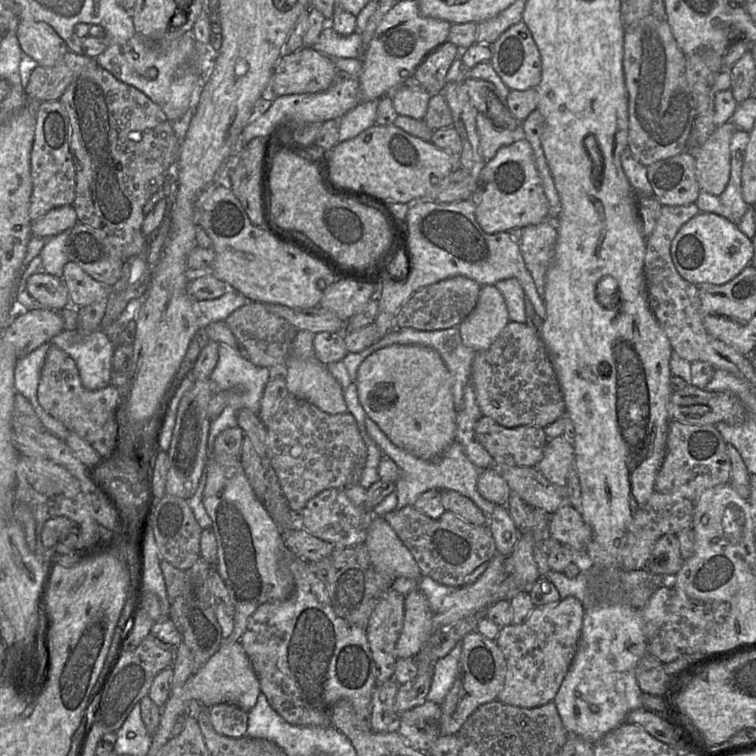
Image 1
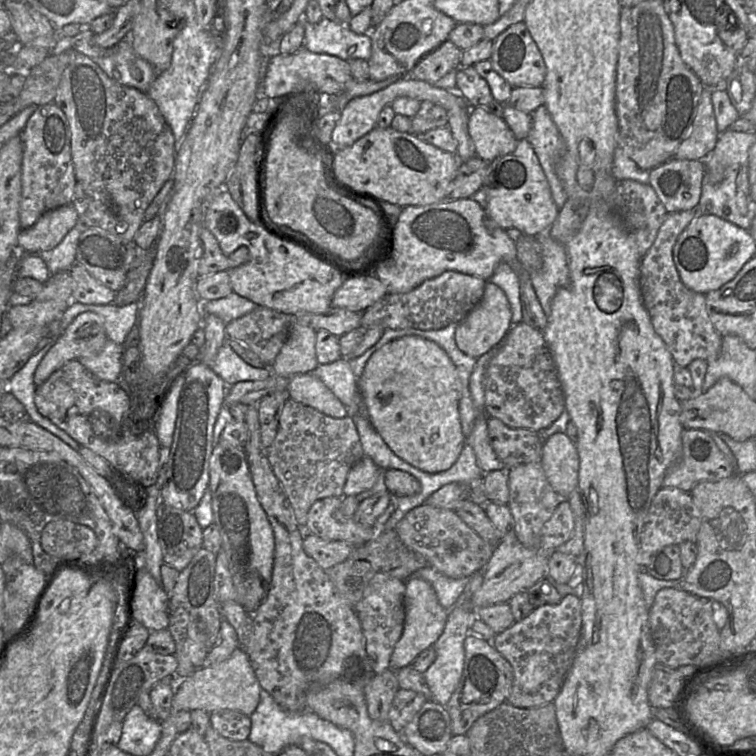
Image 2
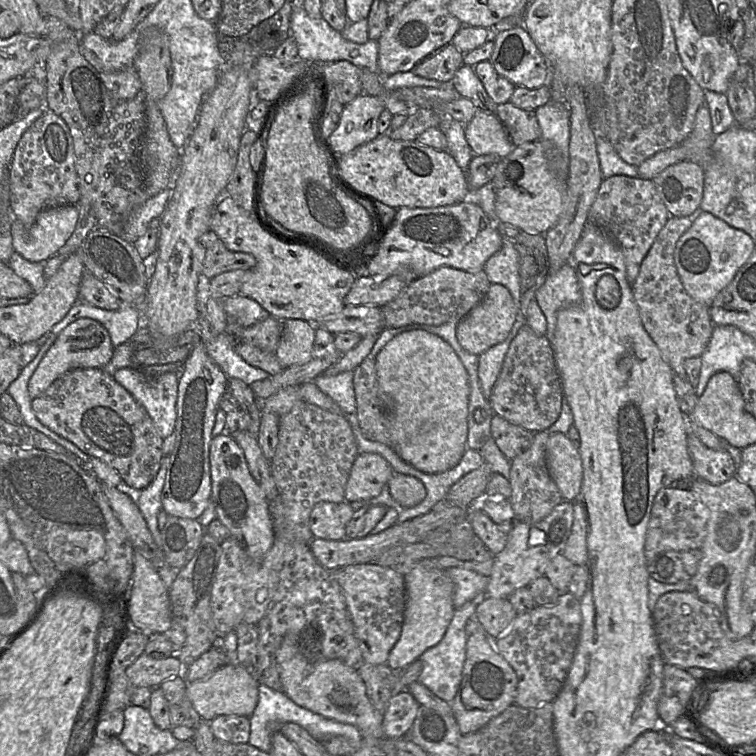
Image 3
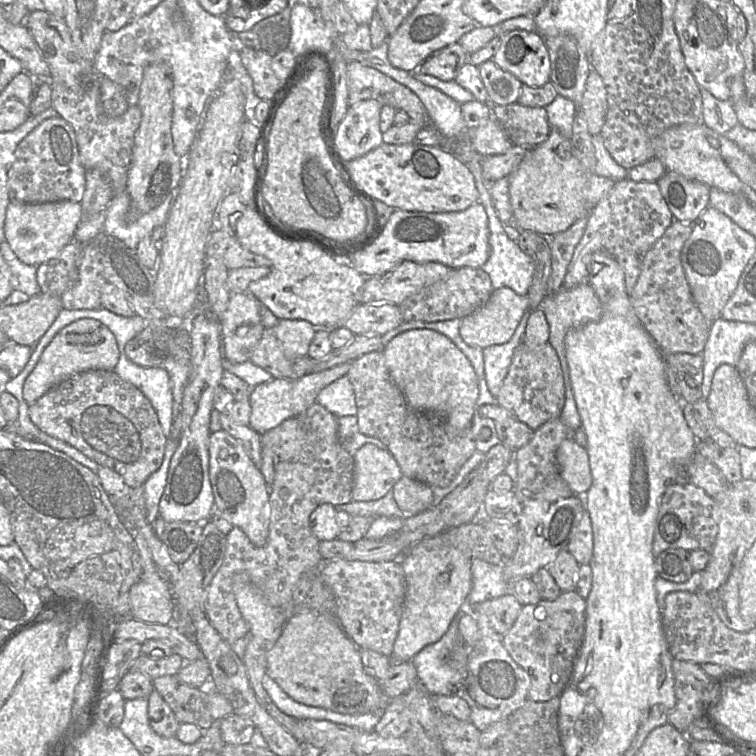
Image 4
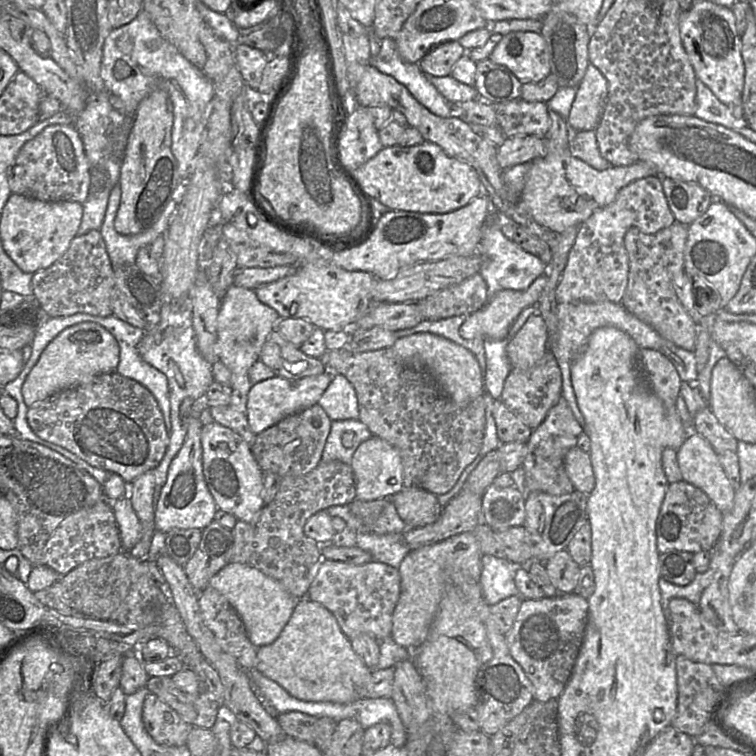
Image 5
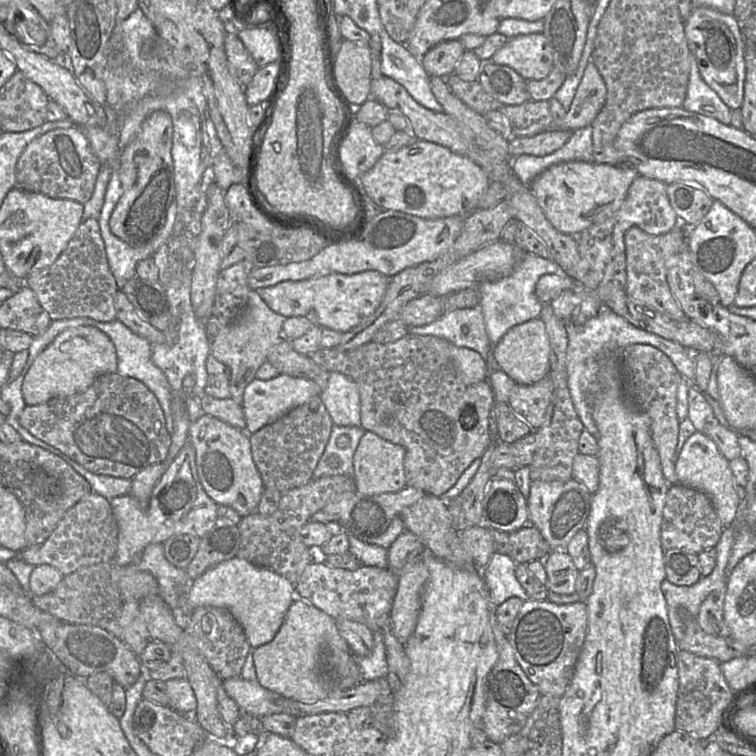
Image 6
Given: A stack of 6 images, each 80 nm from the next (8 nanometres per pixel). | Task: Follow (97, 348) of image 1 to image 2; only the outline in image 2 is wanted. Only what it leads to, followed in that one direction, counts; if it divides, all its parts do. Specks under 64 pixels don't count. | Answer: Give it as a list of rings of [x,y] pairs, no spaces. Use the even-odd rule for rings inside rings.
[[[107,340],[102,351],[93,357],[80,358],[78,361],[97,379],[117,382],[122,377],[123,344]]]

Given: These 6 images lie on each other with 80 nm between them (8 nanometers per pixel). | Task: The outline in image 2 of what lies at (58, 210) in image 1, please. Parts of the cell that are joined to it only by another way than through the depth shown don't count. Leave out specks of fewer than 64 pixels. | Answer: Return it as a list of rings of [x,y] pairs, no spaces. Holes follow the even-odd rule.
[[[72,203],[44,212],[30,227],[18,234],[18,248],[29,254],[49,252],[74,227],[78,213]]]

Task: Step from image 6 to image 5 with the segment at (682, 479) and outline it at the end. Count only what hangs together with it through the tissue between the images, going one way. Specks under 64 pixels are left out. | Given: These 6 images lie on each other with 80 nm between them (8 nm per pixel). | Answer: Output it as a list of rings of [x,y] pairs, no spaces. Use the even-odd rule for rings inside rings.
[[[696,432],[677,451],[682,480],[700,488],[725,514],[733,506],[735,488],[727,478],[717,452]]]

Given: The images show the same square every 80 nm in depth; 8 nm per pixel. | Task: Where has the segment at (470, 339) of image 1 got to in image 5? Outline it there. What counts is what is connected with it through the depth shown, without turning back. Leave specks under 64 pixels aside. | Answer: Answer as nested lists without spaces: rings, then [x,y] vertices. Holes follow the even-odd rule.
[[[544,275],[538,277],[526,291],[499,291],[483,308],[467,316],[459,328],[459,335],[464,339],[503,339],[522,310],[537,306],[546,283],[547,276]]]

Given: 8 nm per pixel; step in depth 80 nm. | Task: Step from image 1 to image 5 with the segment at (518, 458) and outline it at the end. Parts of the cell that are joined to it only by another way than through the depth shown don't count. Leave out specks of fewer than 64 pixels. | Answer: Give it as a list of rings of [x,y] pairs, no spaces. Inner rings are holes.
[[[495,400],[491,410],[500,444],[511,442],[526,443],[528,441],[533,430],[511,412],[501,400]]]

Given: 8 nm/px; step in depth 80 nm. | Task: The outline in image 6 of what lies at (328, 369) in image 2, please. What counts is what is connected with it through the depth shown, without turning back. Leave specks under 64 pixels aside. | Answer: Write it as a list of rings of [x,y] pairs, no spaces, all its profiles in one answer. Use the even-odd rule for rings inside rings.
[[[330,372],[327,387],[320,398],[333,425],[361,426],[360,396],[352,379],[339,372]]]

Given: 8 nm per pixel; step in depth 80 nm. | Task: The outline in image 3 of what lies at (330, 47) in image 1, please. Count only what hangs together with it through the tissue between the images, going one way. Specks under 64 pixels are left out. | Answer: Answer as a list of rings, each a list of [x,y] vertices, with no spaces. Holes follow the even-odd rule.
[[[295,4],[290,18],[290,35],[297,43],[298,56],[306,61],[335,62],[346,60],[360,68],[368,68],[376,74],[380,74],[378,67],[378,43],[368,39],[365,43],[355,43],[345,39],[342,33],[333,29],[322,17],[310,17],[301,4]]]

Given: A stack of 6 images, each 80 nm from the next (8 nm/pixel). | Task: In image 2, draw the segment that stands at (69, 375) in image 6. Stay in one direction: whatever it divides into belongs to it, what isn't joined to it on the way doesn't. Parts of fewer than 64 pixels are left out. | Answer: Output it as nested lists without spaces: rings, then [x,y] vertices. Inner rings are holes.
[[[90,311],[80,313],[39,362],[34,373],[36,387],[68,361],[98,355],[107,340],[101,317]]]

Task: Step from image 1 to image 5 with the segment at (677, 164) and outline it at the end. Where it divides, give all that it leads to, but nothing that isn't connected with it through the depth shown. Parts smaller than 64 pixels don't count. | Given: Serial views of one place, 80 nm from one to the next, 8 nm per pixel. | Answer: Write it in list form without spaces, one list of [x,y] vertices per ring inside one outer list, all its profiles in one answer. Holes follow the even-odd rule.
[[[661,177],[668,206],[677,222],[689,226],[708,209],[713,201],[709,192],[696,183]]]

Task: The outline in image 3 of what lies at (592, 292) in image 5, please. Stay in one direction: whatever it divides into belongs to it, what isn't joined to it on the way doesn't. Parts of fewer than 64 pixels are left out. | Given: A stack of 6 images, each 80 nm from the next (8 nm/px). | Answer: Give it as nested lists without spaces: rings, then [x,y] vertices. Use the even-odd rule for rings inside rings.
[[[615,175],[603,180],[589,212],[589,222],[600,227],[620,247],[630,284],[635,282],[644,258],[669,217],[652,180],[625,175]]]

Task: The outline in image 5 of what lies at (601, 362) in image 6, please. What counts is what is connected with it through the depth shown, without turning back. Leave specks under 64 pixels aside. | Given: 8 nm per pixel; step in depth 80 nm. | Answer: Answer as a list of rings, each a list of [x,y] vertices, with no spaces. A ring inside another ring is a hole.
[[[609,301],[589,302],[572,302],[556,303],[558,313],[558,333],[555,338],[549,342],[549,350],[554,355],[562,377],[562,396],[568,403],[575,419],[580,426],[585,428],[585,420],[581,413],[574,393],[571,382],[571,367],[574,361],[582,354],[584,347],[590,335],[601,327],[615,327],[626,332],[637,344],[640,349],[648,348],[659,351],[666,356],[674,365],[682,382],[688,383],[691,387],[699,389],[698,372],[696,359],[693,351],[686,350],[676,346],[671,341],[660,336],[653,328],[642,322],[635,315],[631,314],[621,303],[611,303]]]

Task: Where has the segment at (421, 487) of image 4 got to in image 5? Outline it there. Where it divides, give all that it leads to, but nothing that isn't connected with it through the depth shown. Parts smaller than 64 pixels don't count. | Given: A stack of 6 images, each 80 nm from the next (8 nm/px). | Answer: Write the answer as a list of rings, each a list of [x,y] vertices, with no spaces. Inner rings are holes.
[[[403,487],[392,496],[392,502],[407,527],[431,524],[441,516],[443,511],[443,506],[436,495],[417,487]]]

